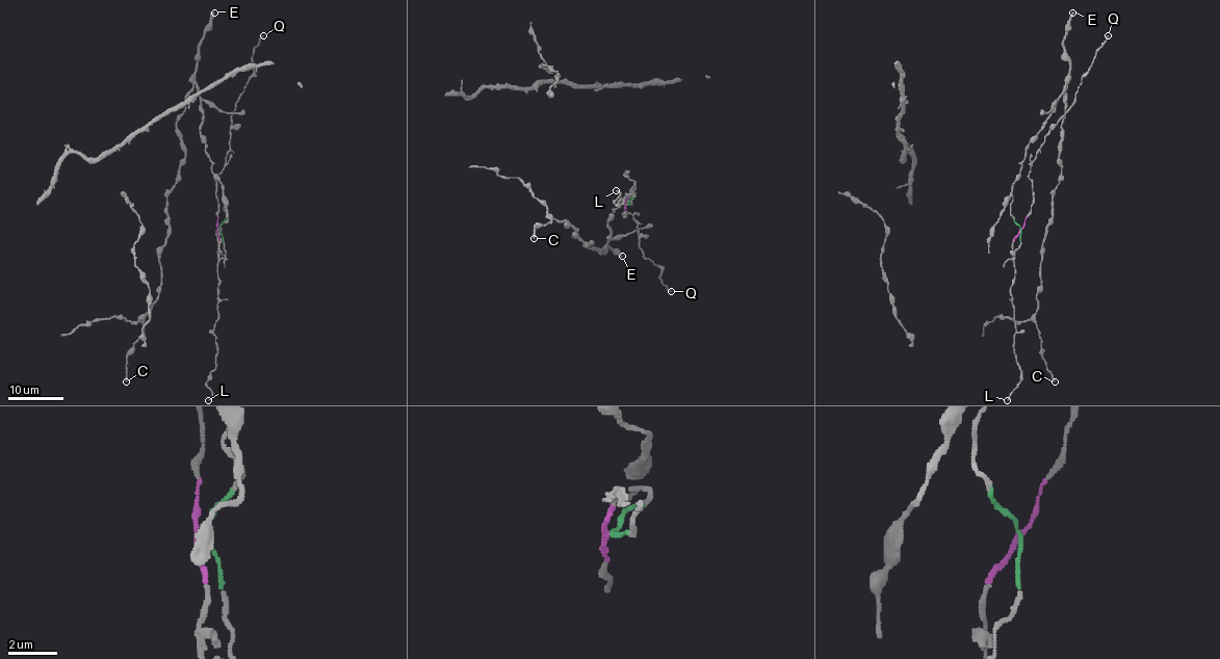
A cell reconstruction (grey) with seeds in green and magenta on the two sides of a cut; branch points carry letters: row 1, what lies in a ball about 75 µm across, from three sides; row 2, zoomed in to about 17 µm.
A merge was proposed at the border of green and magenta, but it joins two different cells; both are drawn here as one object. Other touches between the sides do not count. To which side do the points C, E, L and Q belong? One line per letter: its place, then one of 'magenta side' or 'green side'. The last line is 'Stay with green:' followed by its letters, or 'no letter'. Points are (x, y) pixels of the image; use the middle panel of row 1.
C: place (534, 238); green side
E: place (622, 256); green side
L: place (616, 190); magenta side
Q: place (671, 291); magenta side
Stay with green: C, E

